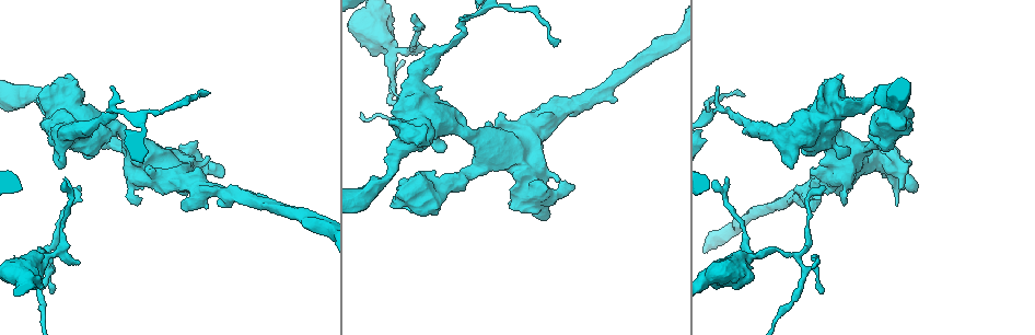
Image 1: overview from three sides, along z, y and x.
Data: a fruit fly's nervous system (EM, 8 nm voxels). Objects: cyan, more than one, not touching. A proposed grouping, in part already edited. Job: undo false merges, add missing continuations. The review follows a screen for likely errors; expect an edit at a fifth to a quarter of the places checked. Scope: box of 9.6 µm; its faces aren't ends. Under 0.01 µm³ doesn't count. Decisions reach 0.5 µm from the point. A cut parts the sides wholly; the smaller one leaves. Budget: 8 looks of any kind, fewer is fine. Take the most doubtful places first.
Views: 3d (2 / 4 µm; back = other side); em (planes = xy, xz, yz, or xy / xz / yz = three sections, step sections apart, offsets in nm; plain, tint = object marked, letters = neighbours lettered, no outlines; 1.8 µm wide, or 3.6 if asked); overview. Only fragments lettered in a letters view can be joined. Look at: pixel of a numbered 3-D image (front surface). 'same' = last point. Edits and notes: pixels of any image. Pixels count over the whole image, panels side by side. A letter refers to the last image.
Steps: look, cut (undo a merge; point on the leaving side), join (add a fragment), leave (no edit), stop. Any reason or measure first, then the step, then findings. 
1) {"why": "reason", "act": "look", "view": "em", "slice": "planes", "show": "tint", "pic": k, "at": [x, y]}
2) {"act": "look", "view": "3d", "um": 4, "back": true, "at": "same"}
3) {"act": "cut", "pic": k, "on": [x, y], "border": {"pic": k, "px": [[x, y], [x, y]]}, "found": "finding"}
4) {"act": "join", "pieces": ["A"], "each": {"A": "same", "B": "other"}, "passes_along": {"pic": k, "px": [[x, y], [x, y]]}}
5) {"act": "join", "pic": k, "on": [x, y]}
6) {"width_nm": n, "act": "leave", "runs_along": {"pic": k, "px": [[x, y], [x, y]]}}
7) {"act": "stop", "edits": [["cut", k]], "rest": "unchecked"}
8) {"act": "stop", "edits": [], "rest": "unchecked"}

{"why": "three arms meet", "act": "look", "view": "em", "slice": "xy", "step": 8, "show": "tint", "pic": 1, "at": [750, 257]}

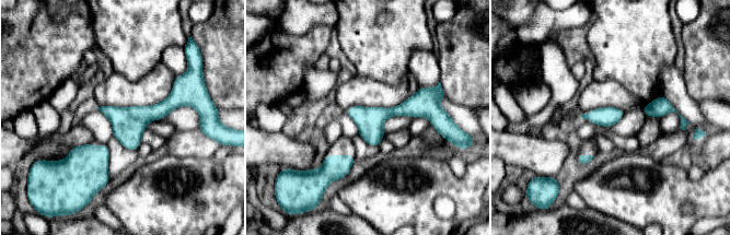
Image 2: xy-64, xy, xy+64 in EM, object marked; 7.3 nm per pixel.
{"act": "look", "view": "em", "slice": "planes", "show": "letters", "at": "same"}

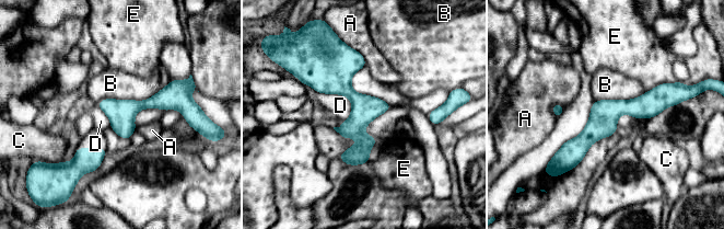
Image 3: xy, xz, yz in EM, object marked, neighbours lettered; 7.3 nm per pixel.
{"act": "leave", "each": {"A": "other", "B": "other", "C": "other", "D": "other", "E": "other"}, "border": {"pic": 3, "px": [[317, 91], [346, 95], [350, 116]]}, "found": "all the same neuron"}

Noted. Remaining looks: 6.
{"why": "narrows sharply", "act": "look", "view": "3d", "um": 4, "pic": 1, "at": [196, 184]}

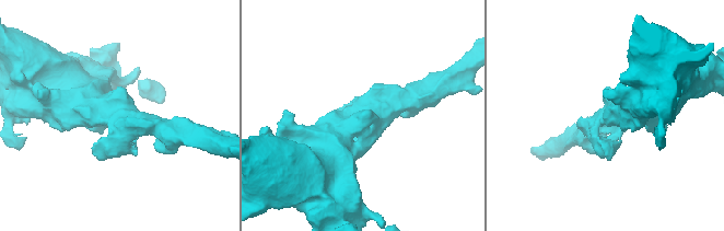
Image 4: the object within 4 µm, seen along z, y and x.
{"act": "look", "view": "em", "slice": "planes", "show": "tint", "pic": 4, "at": [607, 117]}

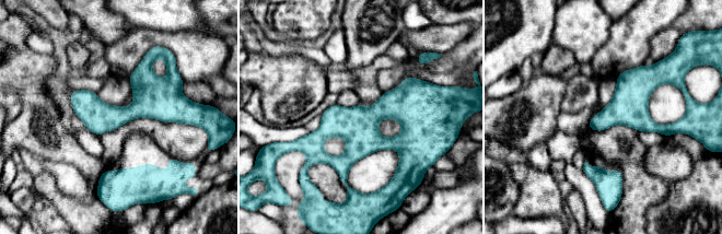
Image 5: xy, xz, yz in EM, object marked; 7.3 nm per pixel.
{"act": "look", "view": "em", "slice": "planes", "show": "letters", "at": "same"}

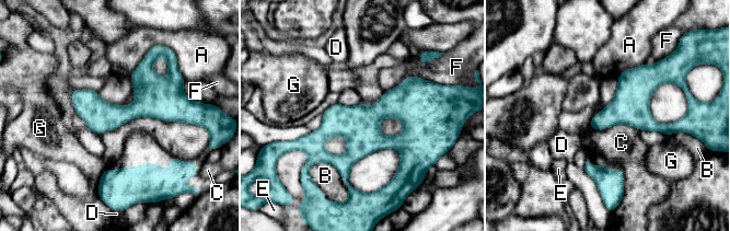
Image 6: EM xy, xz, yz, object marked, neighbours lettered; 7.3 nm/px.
{"width_nm": 240, "act": "leave", "each": {"A": "other", "B": "other", "C": "other", "D": "other", "E": "other", "F": "other", "G": "other"}, "border": {"pic": 6, "px": [[590, 127], [627, 124], [639, 129]]}, "found": "continuous, no second neuron"}

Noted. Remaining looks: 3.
{"why": "calibre changes", "act": "look", "view": "em", "um": 3.6, "slice": "planes", "show": "tint", "pic": 1, "at": [407, 97]}

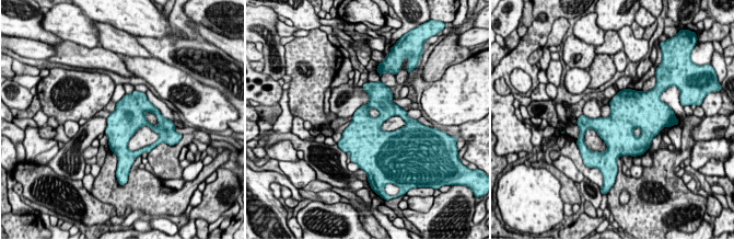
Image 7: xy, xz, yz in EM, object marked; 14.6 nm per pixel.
{"act": "look", "view": "em", "um": 3.6, "slice": "planes", "show": "letters", "at": "same"}

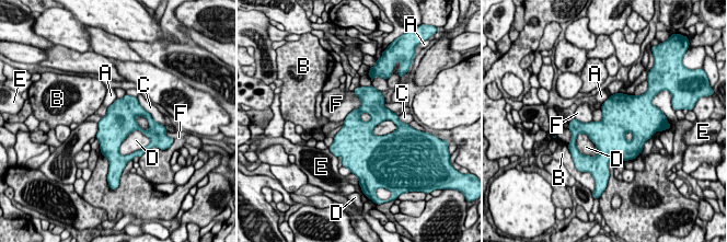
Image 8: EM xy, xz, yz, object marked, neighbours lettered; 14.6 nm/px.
{"act": "leave", "each": {"A": "other", "B": "other", "C": "other", "D": "other", "E": "other", "F": "other"}, "border": {"pic": 8, "px": [[354, 91], [360, 105], [344, 120]]}, "found": "continuous, no second neuron"}

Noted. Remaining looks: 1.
{"act": "stop", "edits": [], "rest": "unchecked"}

